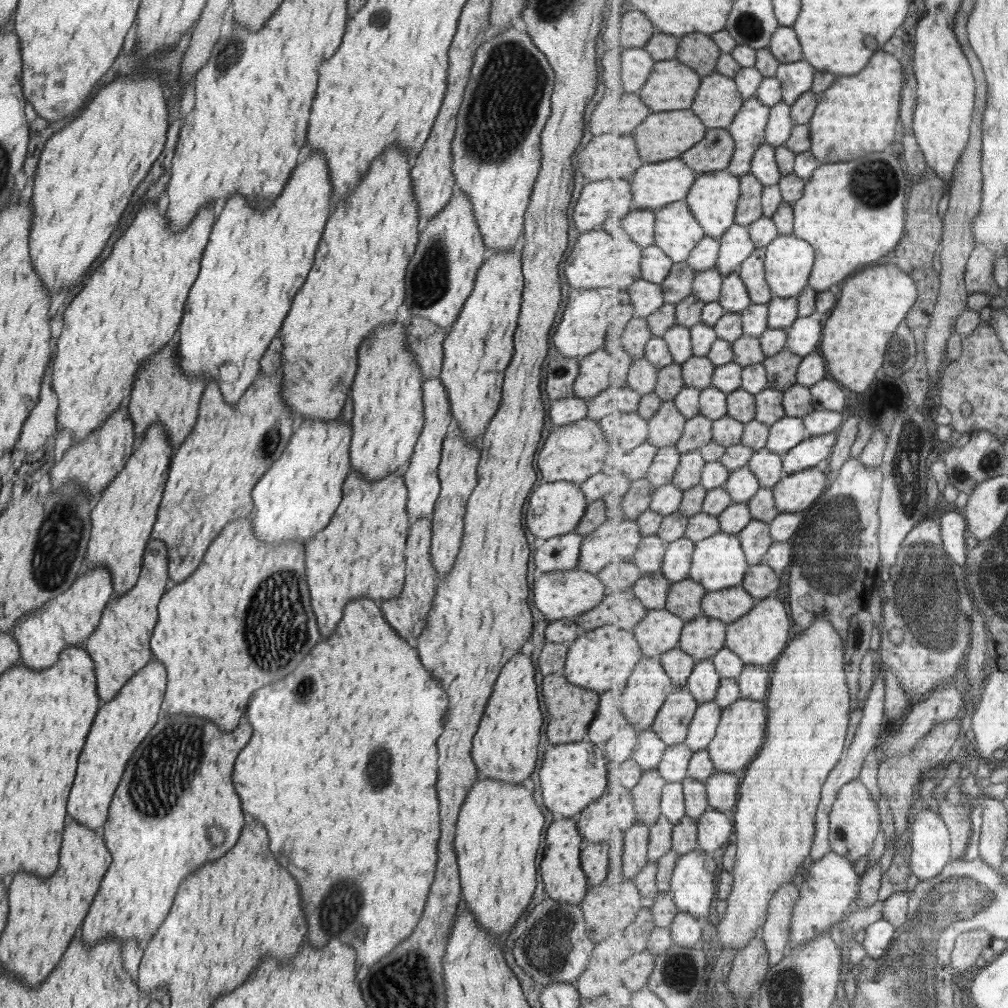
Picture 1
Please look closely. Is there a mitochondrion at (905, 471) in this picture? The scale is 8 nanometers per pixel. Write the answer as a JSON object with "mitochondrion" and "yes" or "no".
{"mitochondrion":"yes"}

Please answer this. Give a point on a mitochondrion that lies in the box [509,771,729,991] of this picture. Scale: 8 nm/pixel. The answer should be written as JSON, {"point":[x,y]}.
{"point":[547,950]}

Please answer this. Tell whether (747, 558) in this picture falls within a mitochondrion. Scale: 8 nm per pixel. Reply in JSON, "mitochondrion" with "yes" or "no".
{"mitochondrion":"no"}

